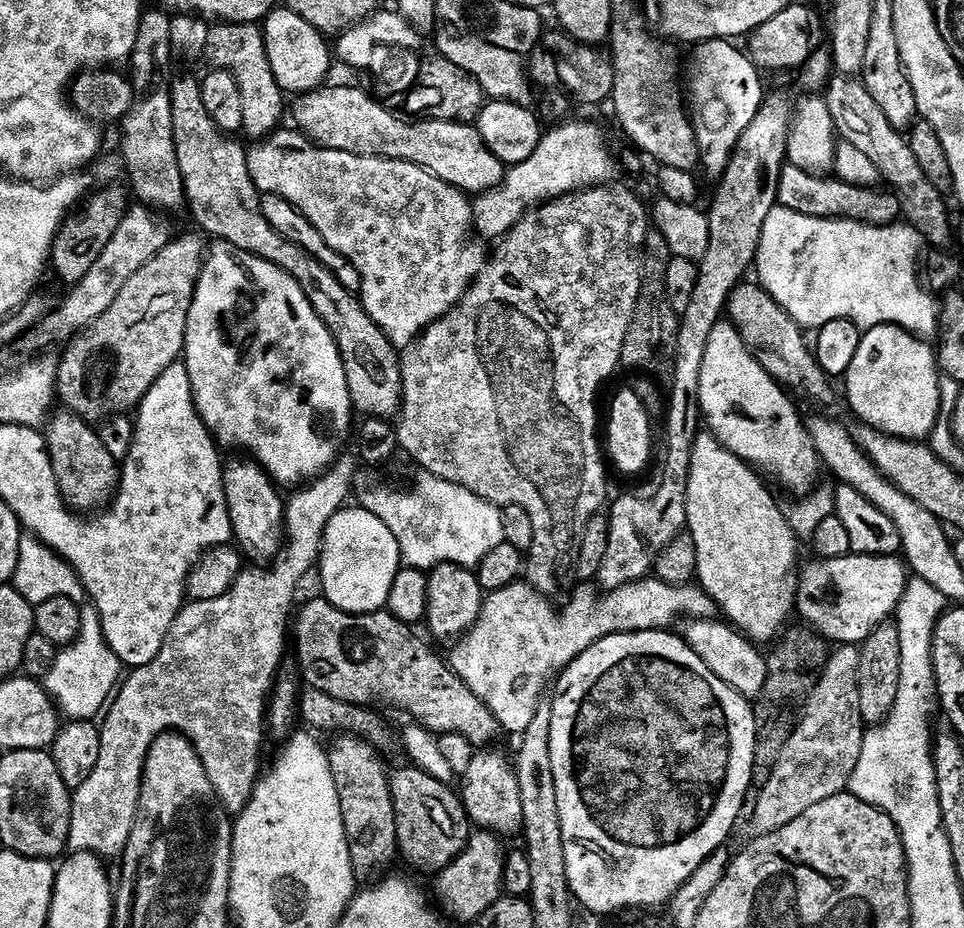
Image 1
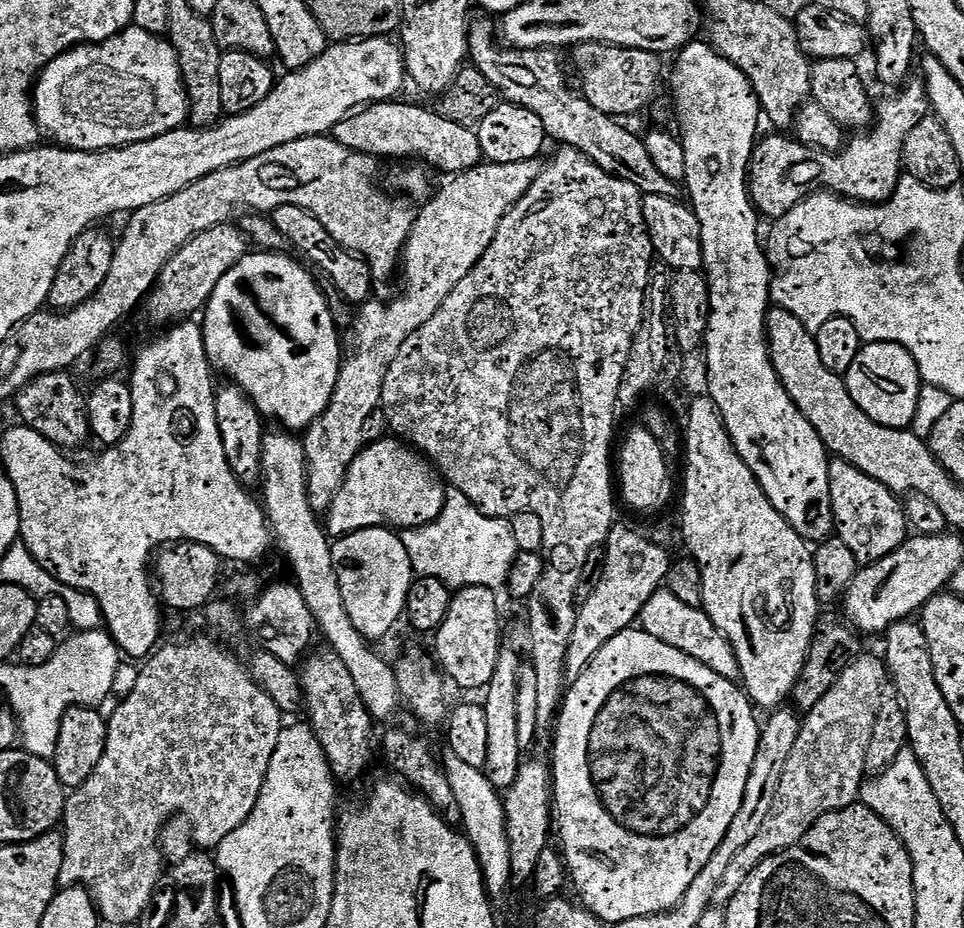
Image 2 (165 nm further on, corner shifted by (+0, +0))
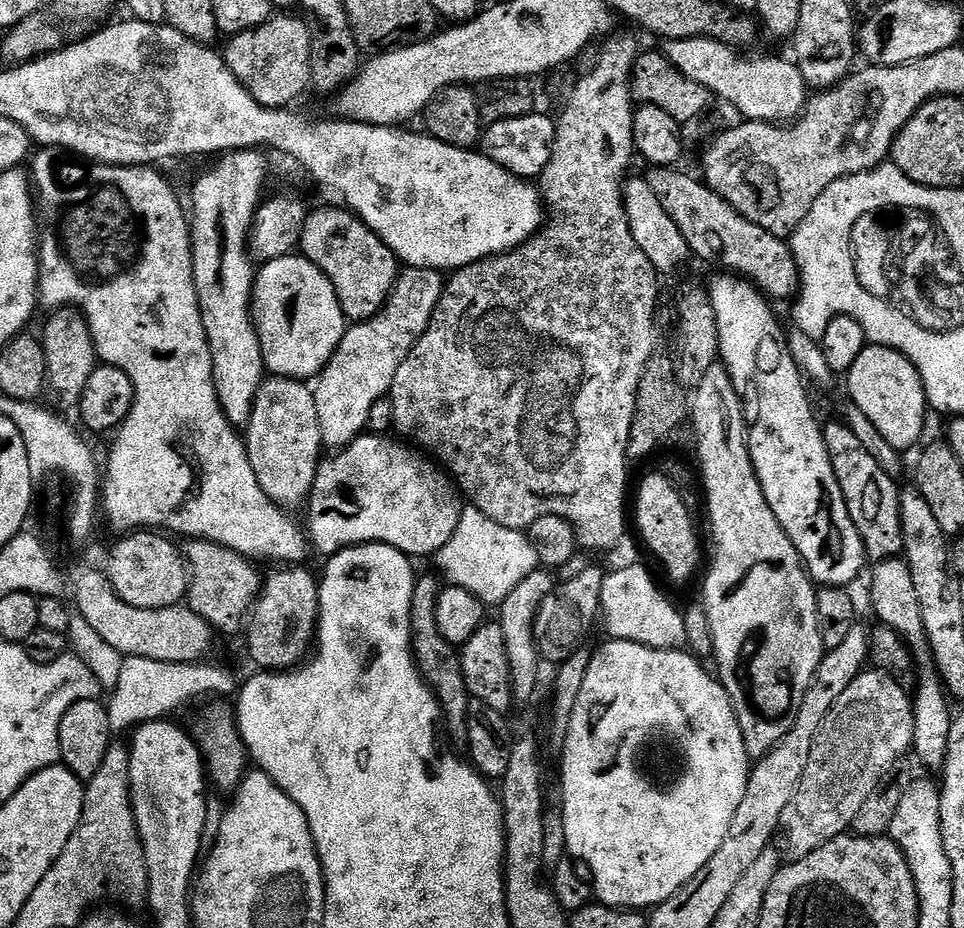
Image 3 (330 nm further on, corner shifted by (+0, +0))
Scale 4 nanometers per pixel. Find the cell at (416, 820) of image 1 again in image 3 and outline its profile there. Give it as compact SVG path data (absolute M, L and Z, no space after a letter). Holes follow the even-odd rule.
M421 575L414 586L410 606L412 655L416 658L416 665L419 666L424 681L432 687L444 707L444 720L450 736L452 732L451 739L453 741L456 739L460 746L464 746L468 742L468 709L472 707L474 701L468 691L466 674L462 670L461 649L455 644L446 642L446 638L442 638L442 630L438 628L438 598L442 589L442 580L439 575L436 576Z

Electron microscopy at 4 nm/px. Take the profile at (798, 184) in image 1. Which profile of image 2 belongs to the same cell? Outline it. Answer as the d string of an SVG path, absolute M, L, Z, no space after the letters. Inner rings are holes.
M912 78L899 89L897 96L892 96L884 105L879 105L878 115L874 123L863 134L847 141L844 147L835 151L821 151L795 139L787 140L787 135L772 134L759 141L754 153L754 163L750 168L750 195L752 203L756 205L759 215L767 218L779 218L784 216L796 204L801 204L808 196L821 190L831 190L853 202L861 204L883 204L896 193L896 187L900 184L900 178L905 171L904 147L906 138L918 122L926 119L930 112L928 103L928 90L924 86L923 79Z

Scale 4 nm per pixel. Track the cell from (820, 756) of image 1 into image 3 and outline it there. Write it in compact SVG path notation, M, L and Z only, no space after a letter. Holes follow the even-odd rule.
M865 670L830 706L814 746L810 746L810 762L806 762L796 797L780 819L782 840L784 836L792 860L806 858L826 842L845 835L862 810L862 802L876 792L884 777L907 757L904 755L913 751L913 697L900 684L889 673Z

